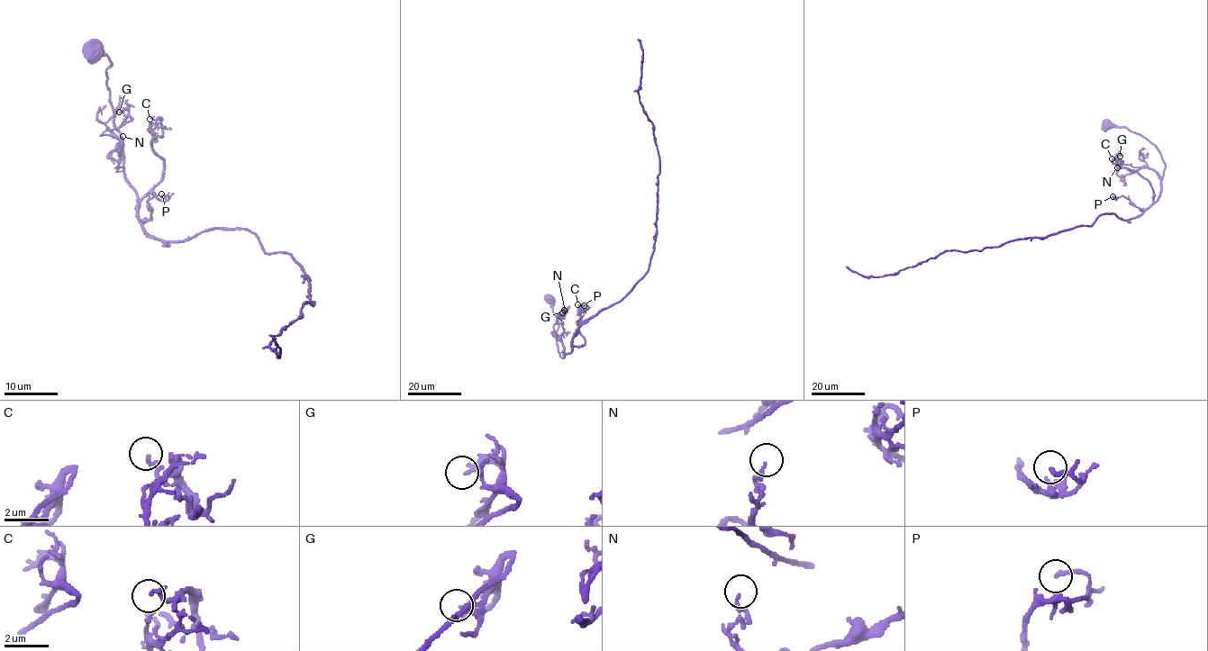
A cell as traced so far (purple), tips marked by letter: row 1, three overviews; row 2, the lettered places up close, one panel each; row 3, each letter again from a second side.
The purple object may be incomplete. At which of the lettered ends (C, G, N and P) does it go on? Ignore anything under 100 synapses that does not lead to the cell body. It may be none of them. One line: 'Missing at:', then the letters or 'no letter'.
Missing at: no letter

